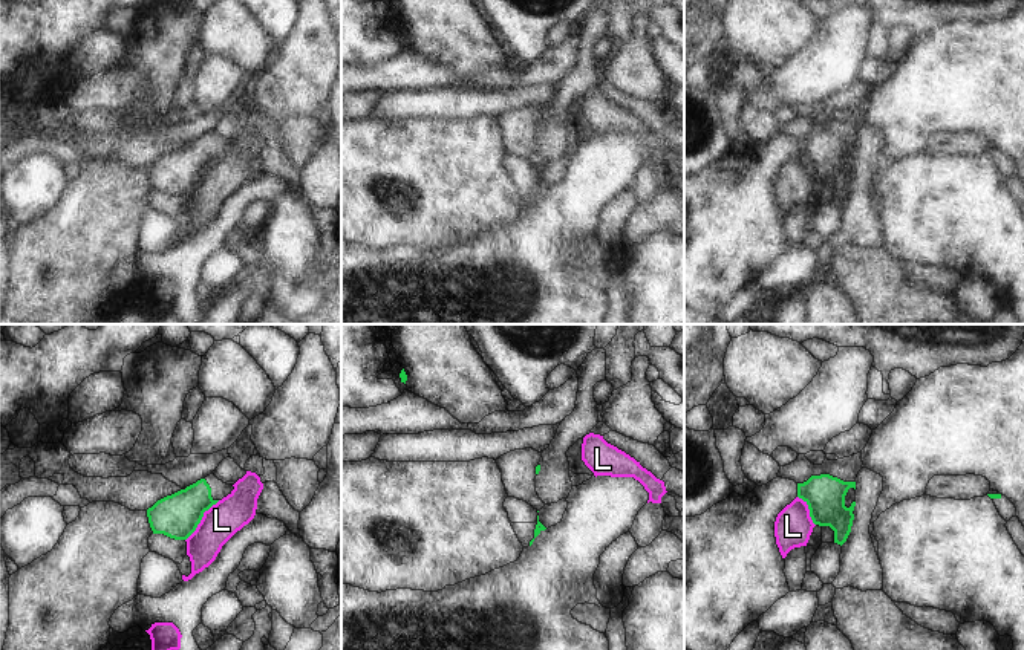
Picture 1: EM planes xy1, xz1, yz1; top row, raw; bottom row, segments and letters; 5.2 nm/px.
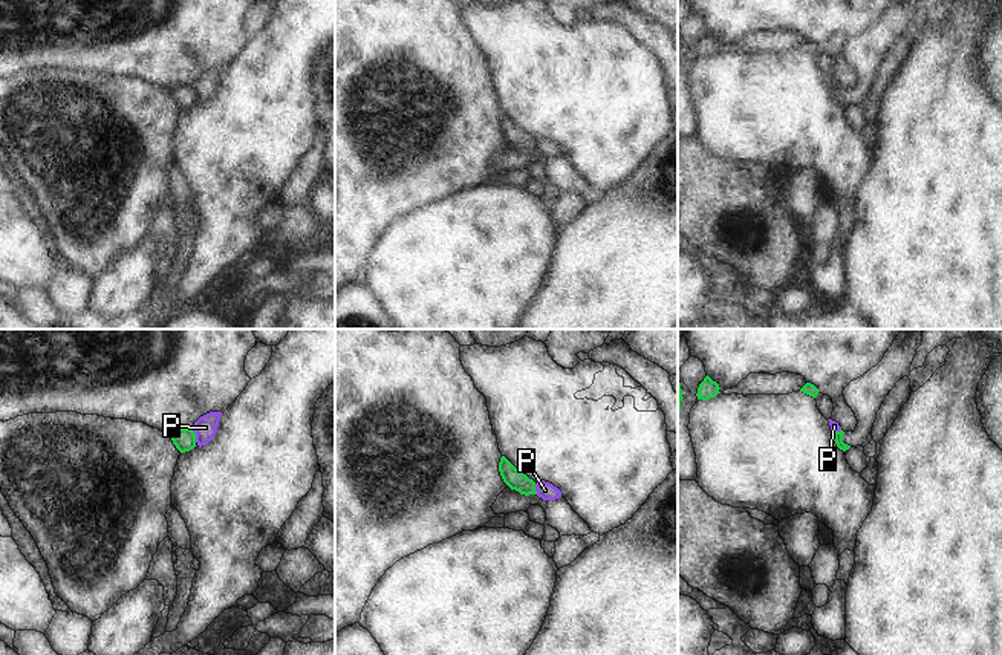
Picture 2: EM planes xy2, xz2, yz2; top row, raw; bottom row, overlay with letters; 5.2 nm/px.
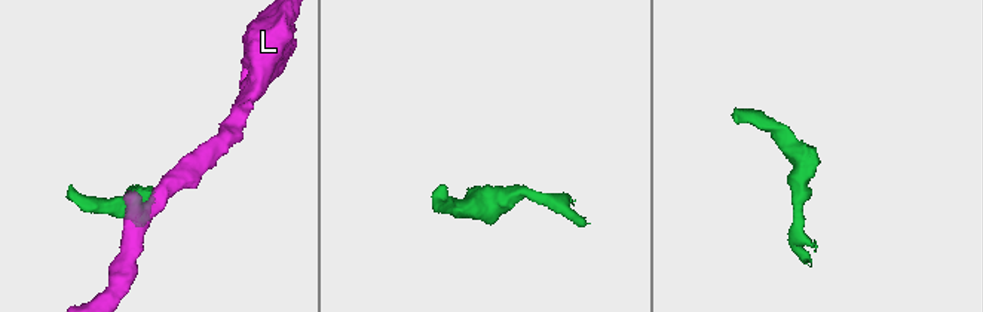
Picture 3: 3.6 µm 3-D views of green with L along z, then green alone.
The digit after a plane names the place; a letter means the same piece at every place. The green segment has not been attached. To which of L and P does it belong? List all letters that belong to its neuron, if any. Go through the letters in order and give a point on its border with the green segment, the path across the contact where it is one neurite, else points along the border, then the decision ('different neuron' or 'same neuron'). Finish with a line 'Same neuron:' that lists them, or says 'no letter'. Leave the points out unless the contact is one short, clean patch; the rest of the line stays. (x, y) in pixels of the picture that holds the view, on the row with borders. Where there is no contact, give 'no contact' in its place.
L: contact xy1 (201, 519); different neuron
P: contact xy2 (195, 435); border xy2 (191, 427), (196, 441); different neuron
Same neuron: no letter

